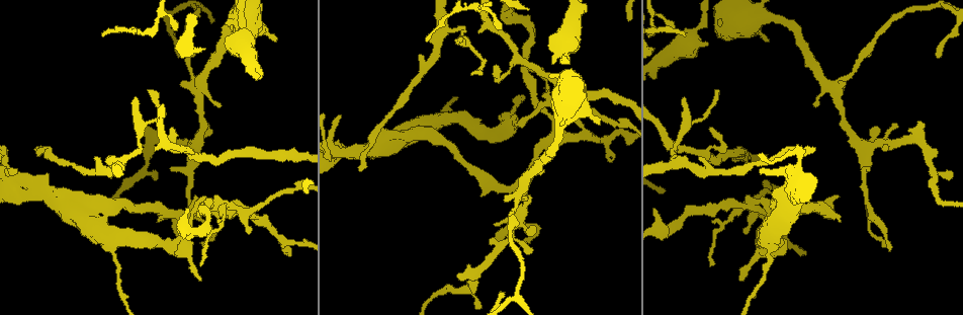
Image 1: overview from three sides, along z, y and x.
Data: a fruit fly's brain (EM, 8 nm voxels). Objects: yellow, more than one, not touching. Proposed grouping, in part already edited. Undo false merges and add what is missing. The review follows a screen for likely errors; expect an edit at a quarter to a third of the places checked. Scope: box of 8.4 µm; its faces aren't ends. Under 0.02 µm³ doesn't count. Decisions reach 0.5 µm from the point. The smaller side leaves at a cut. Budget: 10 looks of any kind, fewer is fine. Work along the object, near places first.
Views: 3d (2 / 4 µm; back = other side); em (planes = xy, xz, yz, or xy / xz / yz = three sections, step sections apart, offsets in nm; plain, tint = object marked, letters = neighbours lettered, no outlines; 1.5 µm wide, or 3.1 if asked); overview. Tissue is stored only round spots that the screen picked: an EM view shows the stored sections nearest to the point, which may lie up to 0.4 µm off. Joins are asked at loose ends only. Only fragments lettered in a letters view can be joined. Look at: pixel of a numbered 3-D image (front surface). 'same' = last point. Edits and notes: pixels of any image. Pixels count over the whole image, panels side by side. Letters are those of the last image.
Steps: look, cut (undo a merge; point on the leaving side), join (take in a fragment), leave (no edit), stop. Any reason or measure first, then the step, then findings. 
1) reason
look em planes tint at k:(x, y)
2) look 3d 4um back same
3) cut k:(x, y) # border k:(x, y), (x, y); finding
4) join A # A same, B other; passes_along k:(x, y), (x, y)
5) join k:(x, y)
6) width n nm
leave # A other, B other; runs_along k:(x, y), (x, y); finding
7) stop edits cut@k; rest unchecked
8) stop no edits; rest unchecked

long arm stops here
look em planes letters at 1:(358, 170)

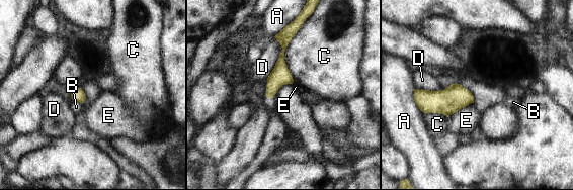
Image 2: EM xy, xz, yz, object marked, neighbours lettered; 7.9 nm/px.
longest_contact C 420 nm
leave # A other, B other, C other, D other, E other; border 2:(72, 99), (82, 104); none of them fits

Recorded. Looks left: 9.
look 3d 4um at 1:(458, 273)

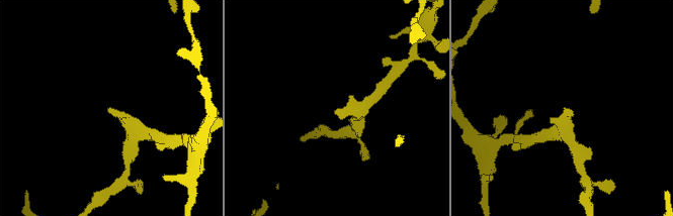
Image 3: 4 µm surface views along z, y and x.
look em planes letters at 3:(337, 112)

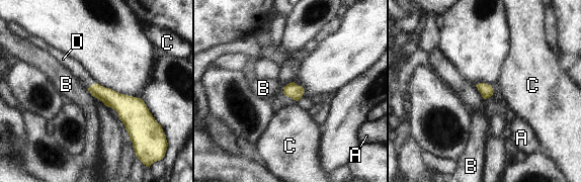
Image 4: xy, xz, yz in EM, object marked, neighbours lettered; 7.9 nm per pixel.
longest_contact D 80 nm
join D # A other, B other, C other, D same; passes_along 4:(110, 98), (91, 85), (71, 65); the cell continues

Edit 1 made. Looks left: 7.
tapers out
look 3d 4um at 1:(202, 243)

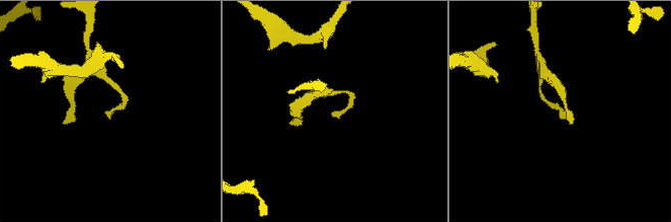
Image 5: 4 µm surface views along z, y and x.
now the EM
look em planes letters at 5:(109, 118)

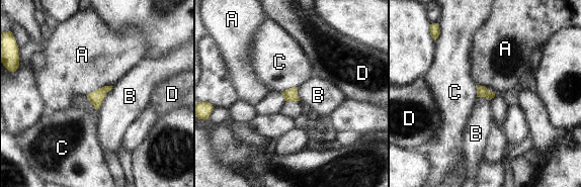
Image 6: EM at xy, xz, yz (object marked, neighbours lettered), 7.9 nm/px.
leave # A other, B other, C other, D other; none of them fits

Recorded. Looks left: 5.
three-way junction
look em planes letters at 1:(750, 205)

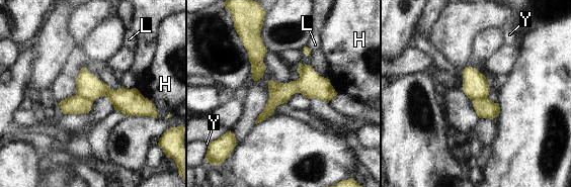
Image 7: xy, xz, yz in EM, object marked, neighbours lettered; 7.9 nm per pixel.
cut 7:(76, 104) # H other, L other, Y other; border 7:(76, 93), (91, 101); a second cell is stuck on

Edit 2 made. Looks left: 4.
stop edits join@4, cut@7; rest unchecked

